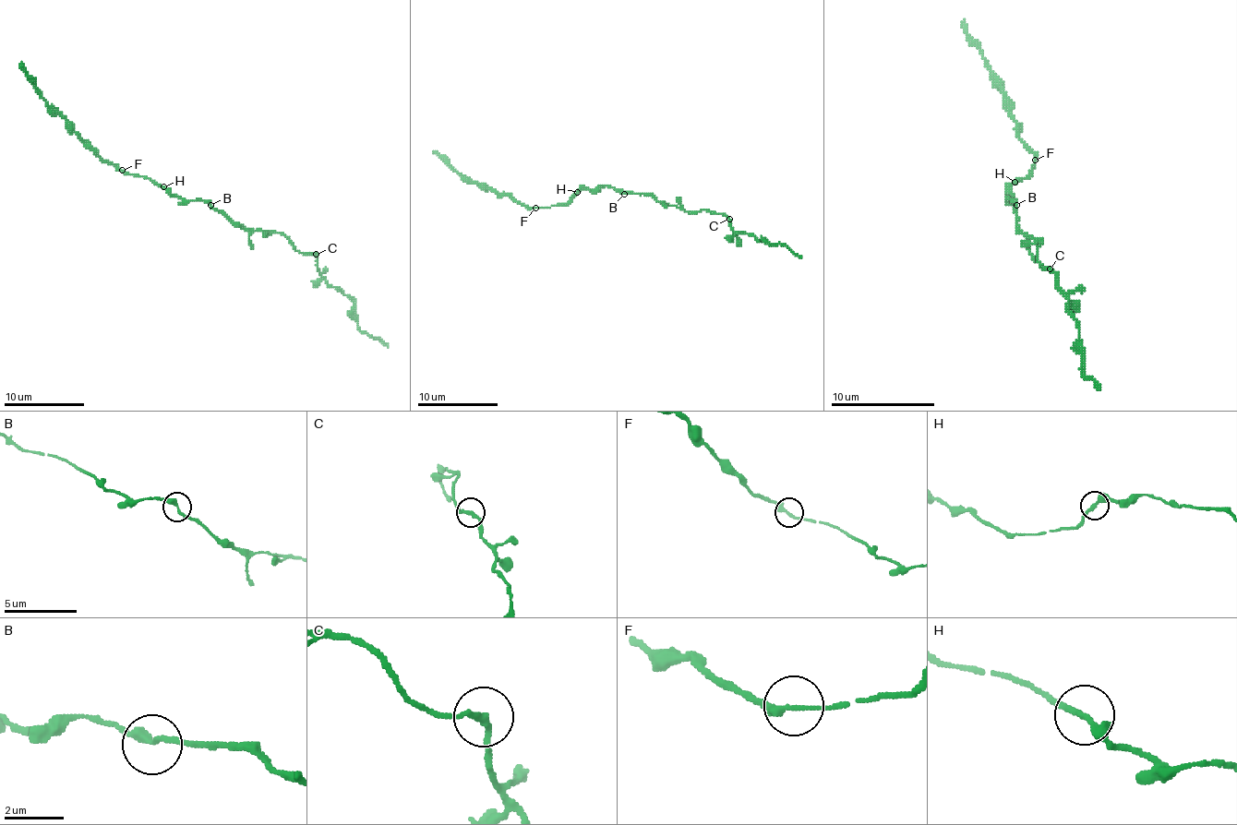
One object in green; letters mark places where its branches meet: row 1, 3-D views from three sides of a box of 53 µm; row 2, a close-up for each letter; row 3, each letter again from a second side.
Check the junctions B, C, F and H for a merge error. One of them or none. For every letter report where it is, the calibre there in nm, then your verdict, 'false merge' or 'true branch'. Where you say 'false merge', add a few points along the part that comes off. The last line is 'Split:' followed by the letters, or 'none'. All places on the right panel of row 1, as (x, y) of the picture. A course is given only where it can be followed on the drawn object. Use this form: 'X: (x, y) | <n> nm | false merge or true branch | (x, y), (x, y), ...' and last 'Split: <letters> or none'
B: (1016, 205) | 240 nm | true branch
C: (1050, 269) | 200 nm | true branch
F: (1035, 160) | 220 nm | true branch
H: (1014, 182) | 240 nm | true branch
Split: none

